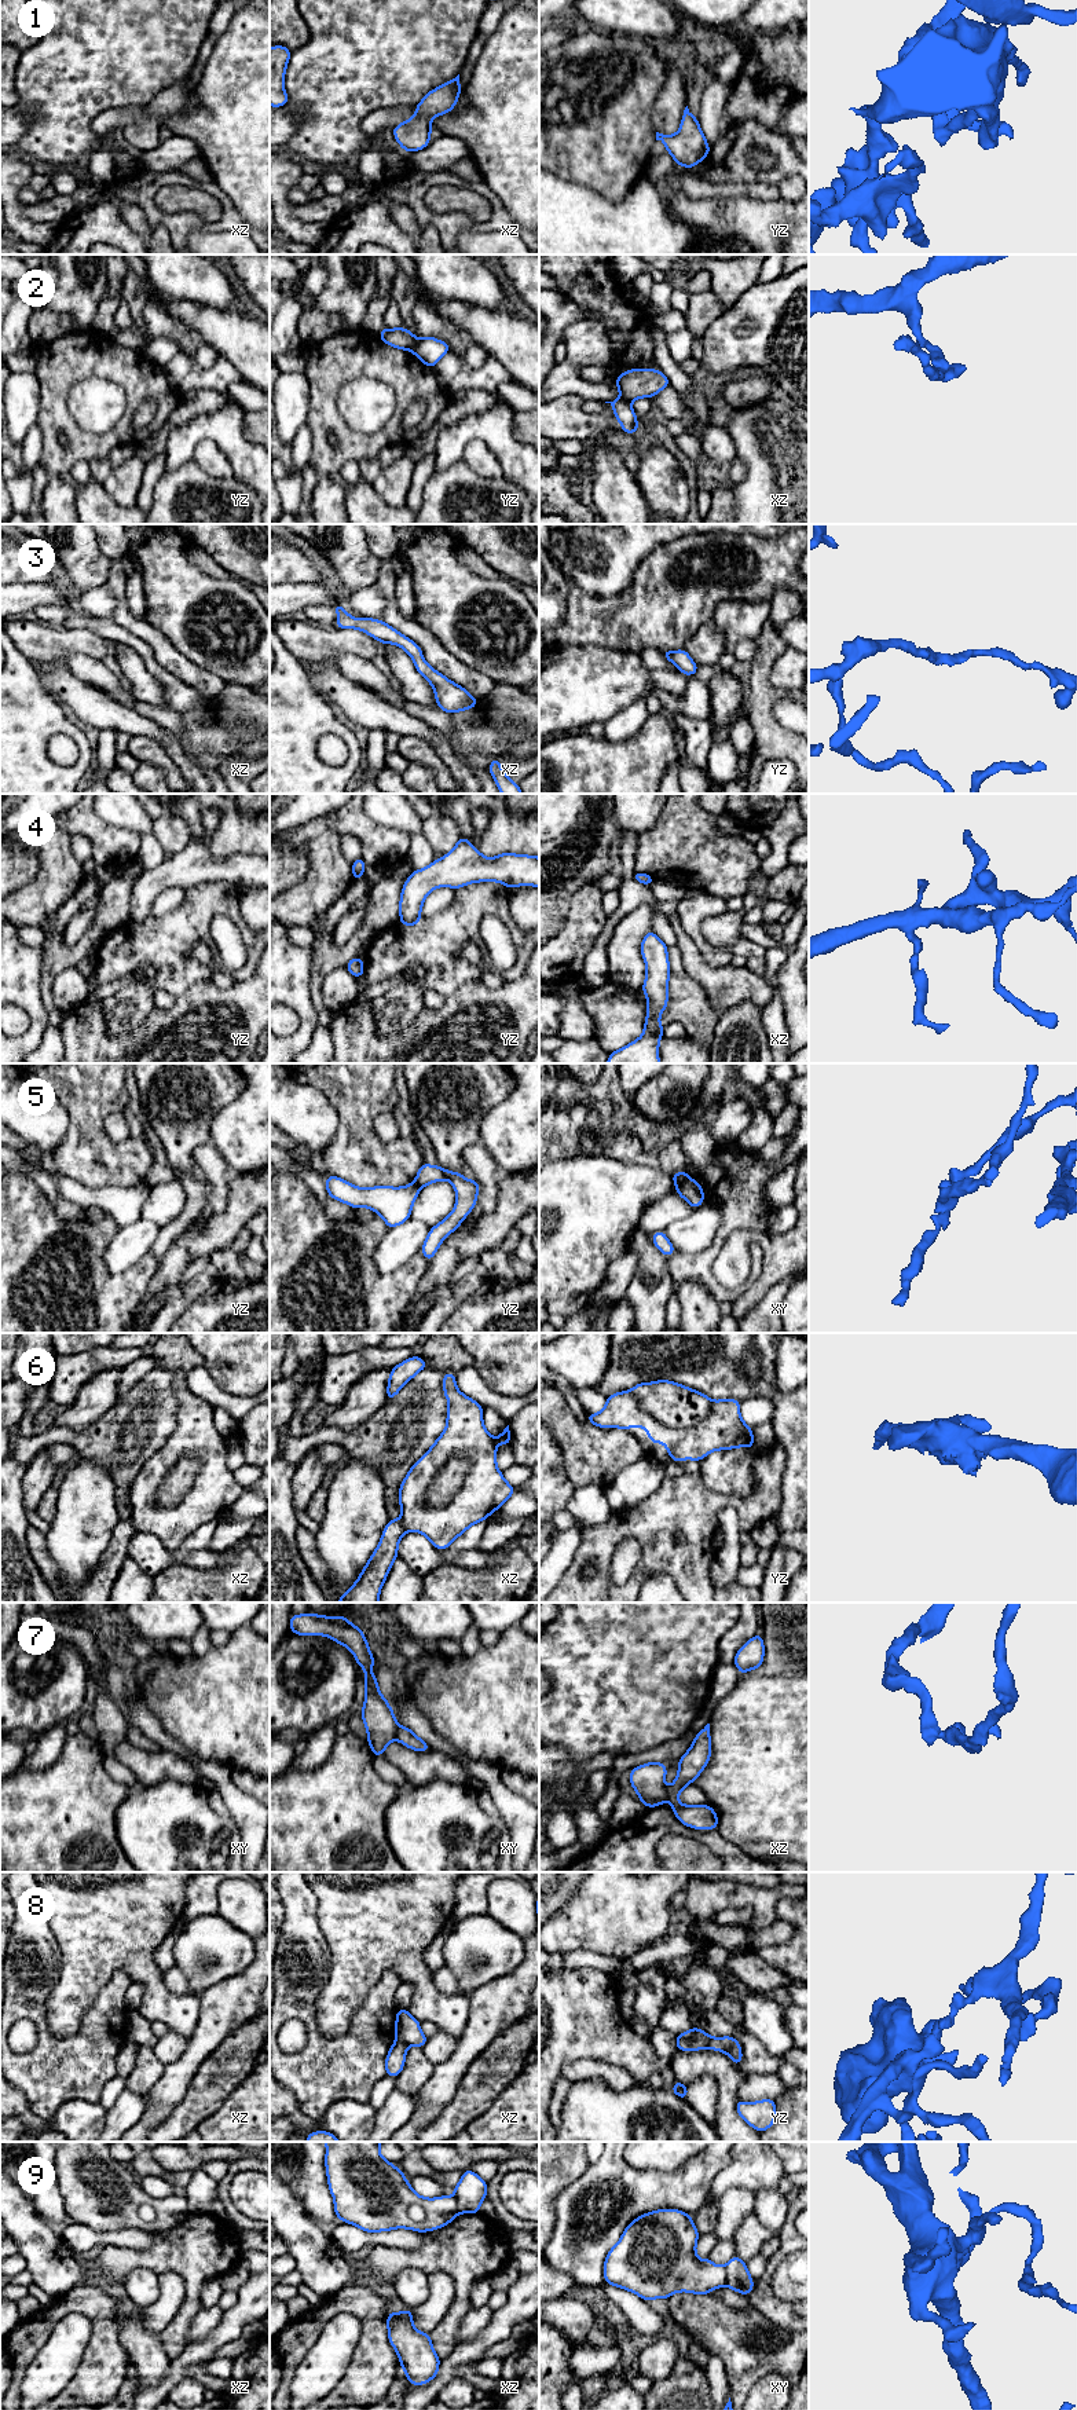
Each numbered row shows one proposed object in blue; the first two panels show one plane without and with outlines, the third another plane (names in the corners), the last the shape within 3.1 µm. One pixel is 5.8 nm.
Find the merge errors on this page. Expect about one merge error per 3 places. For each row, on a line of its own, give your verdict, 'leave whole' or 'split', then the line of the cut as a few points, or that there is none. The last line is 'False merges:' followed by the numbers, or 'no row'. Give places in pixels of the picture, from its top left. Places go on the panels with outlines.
1: leave whole; cut none
2: split; cut yz (417, 339), (411, 351)
3: leave whole; cut none
4: leave whole; cut none
5: split; cut xy (688, 1178), (676, 1186)
6: split; cut xz (466, 1456), (469, 1469), (461, 1487), (446, 1504), (429, 1506)
7: split; cut xy (399, 1727), (395, 1738)
8: split; cut xz (396, 2040), (407, 2046)
9: split; cut xy (724, 2267), (726, 2285)
False merges: 2, 5, 6, 7, 8, 9

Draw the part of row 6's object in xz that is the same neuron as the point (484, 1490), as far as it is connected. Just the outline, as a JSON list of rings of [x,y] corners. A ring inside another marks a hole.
[[[454,1373],[443,1374],[443,1389],[448,1400],[446,1429],[411,1466],[398,1495],[406,1531],[425,1535],[437,1550],[447,1549],[470,1526],[486,1520],[514,1494],[514,1487],[503,1479],[502,1472],[497,1468],[497,1440],[483,1424],[483,1406],[458,1391]],[[453,1457],[468,1457],[470,1459],[465,1480],[447,1505],[442,1508],[429,1506],[426,1491],[436,1473]]]

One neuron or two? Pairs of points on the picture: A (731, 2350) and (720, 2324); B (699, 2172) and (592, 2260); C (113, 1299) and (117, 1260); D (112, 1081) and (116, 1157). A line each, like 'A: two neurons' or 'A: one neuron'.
A: one neuron
B: one neuron
C: two neurons
D: one neuron

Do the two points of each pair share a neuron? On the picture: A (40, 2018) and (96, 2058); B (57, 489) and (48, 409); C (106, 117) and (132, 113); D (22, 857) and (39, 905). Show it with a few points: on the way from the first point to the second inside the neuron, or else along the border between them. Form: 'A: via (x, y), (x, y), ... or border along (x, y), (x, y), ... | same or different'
A: via (44, 2035), (68, 2058), (80, 2058) | same
B: border along (51, 475), (58, 476) | different
C: via (113, 117), (125, 116) | same
D: border along (33, 850), (39, 860), (37, 872), (14, 892) | different

